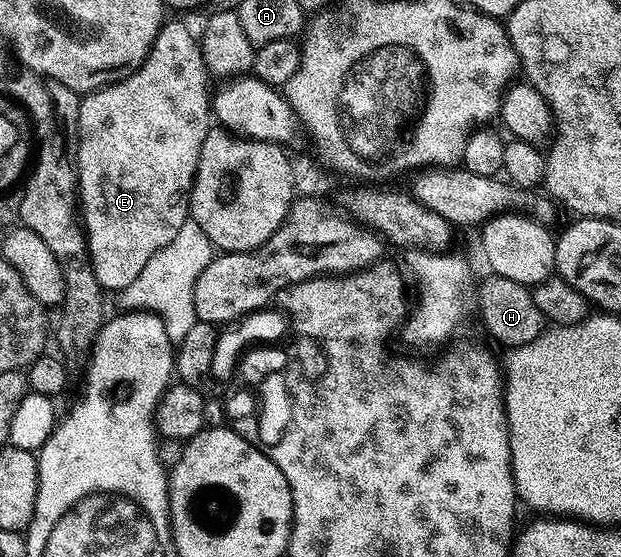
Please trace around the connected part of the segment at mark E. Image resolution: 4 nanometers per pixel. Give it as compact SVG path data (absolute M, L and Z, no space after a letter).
M164 22L163 27L157 33L155 44L145 57L141 66L132 73L129 78L122 79L120 83L114 83L108 87L103 87L100 91L93 91L84 94L79 101L79 141L75 149L75 166L79 173L79 190L77 192L77 203L81 208L81 227L87 238L87 253L91 257L93 273L97 281L103 286L104 292L121 293L133 281L137 281L137 275L141 269L145 269L145 264L149 262L149 257L177 237L177 229L185 225L191 210L191 190L195 184L195 174L197 173L197 161L201 157L201 145L205 145L205 137L213 129L213 95L207 92L207 79L209 72L203 60L203 50L199 48L199 39L183 23Z

